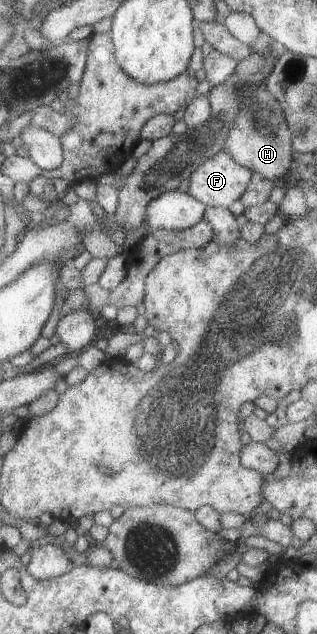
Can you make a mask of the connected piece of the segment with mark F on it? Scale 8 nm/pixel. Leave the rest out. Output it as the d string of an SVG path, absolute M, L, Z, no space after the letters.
M221 150L188 176L187 193L205 206L227 208L245 192L252 174L239 166L227 150Z

